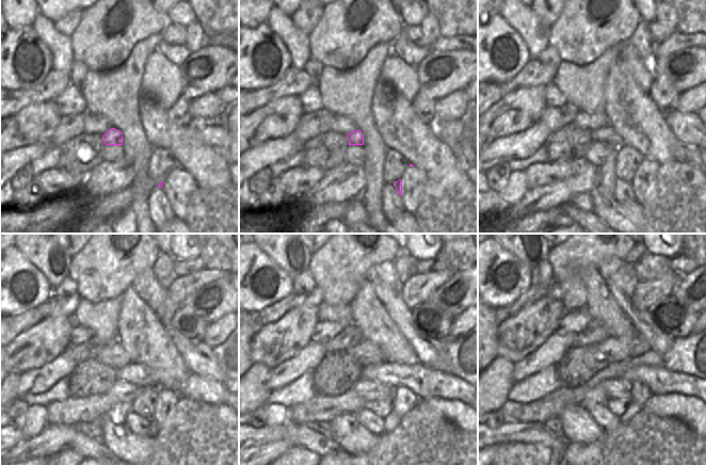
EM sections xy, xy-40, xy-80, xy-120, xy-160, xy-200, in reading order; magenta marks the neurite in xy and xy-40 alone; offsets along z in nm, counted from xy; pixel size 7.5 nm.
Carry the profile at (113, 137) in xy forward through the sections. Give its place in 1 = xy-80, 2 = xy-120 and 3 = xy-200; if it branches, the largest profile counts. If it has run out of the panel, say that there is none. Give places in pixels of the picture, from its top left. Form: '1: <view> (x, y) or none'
1: xy-80 (607, 134)
2: xy-120 (196, 387)
3: xy-200 (643, 382)

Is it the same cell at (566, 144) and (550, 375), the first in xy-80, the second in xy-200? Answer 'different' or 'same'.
different

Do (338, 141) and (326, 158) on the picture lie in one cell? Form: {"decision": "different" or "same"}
{"decision": "same"}

